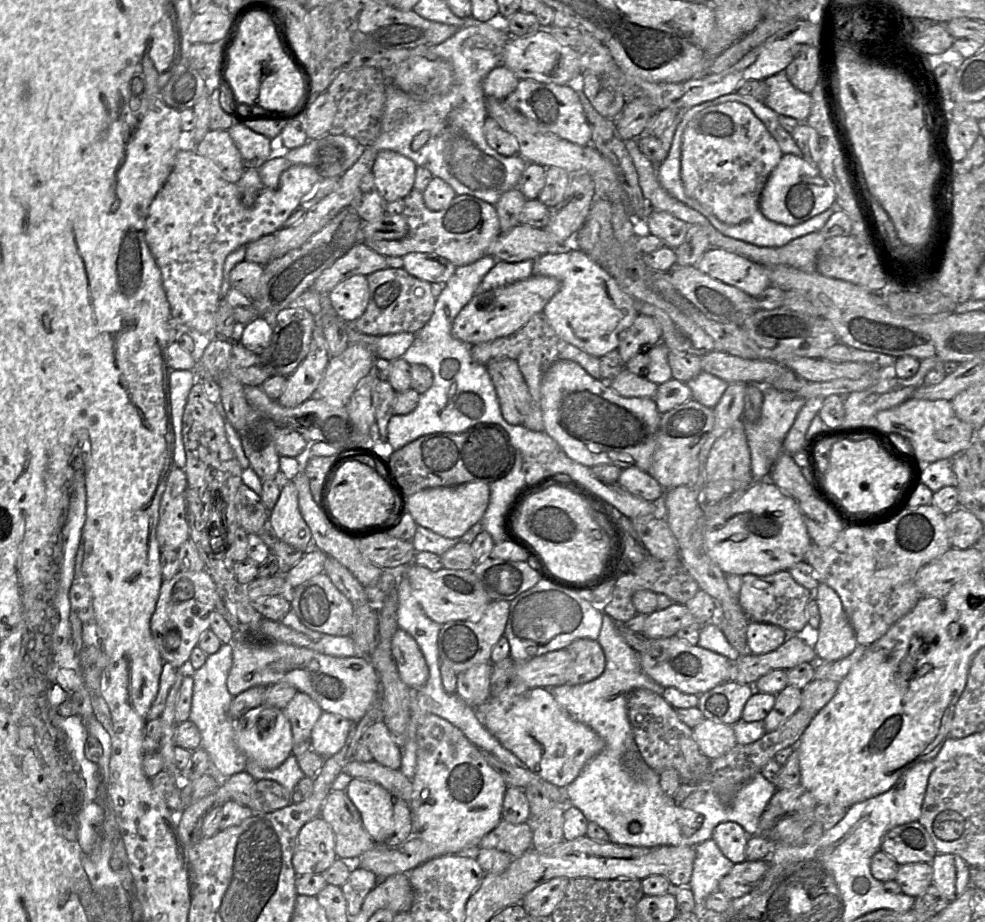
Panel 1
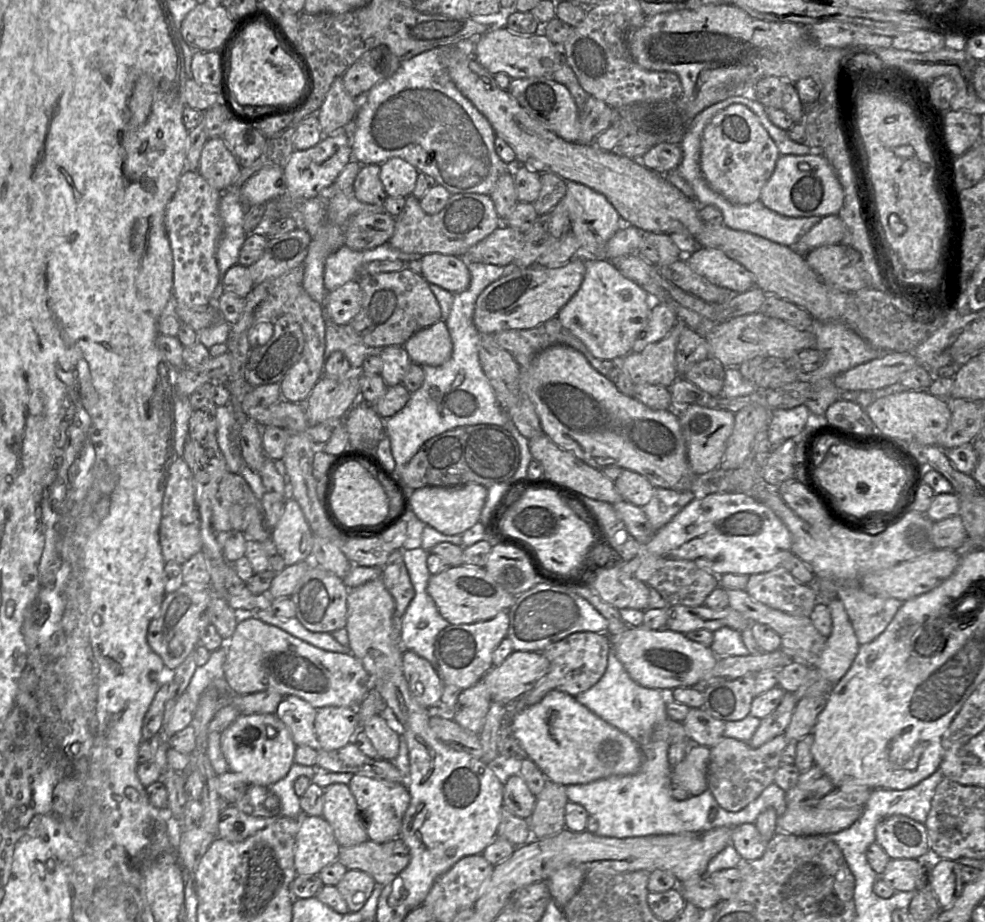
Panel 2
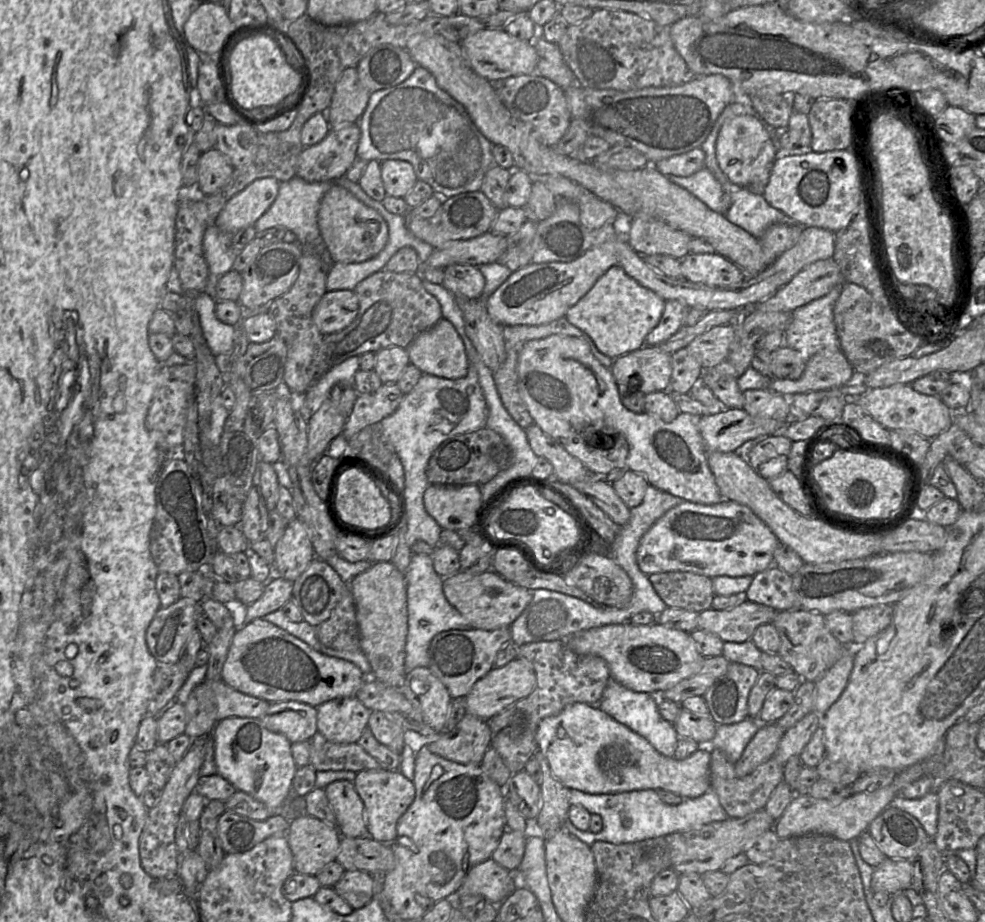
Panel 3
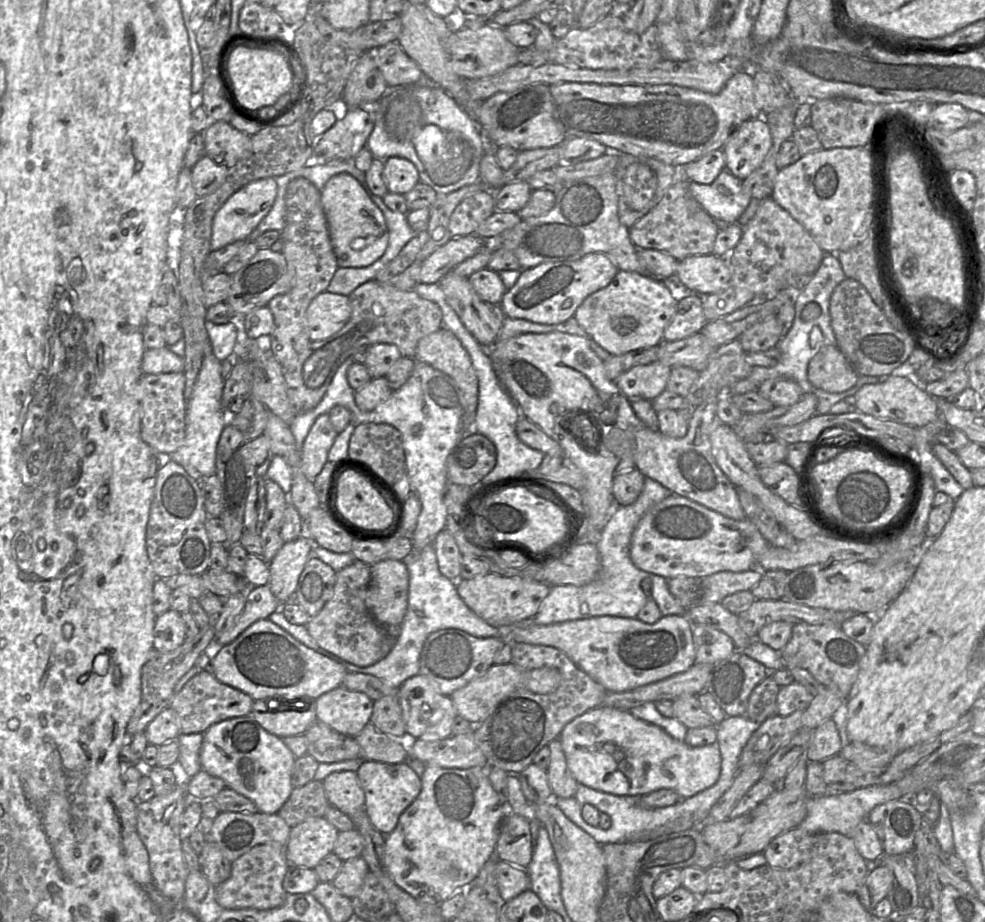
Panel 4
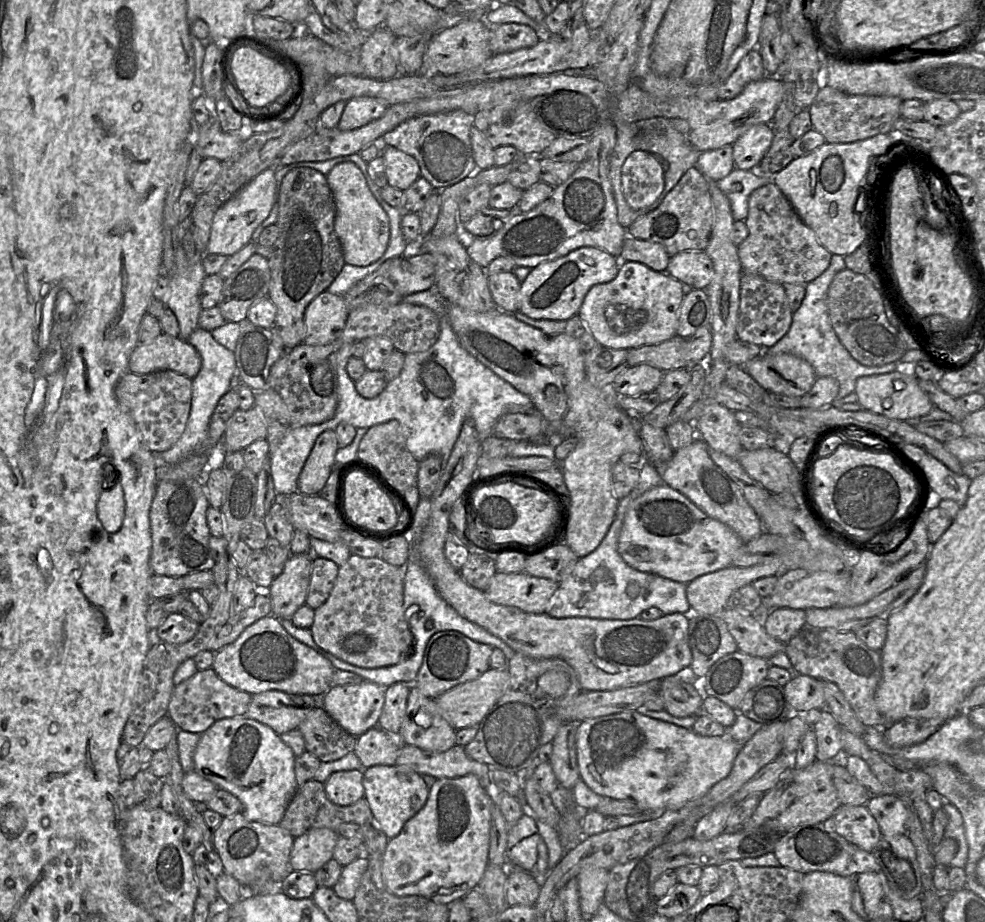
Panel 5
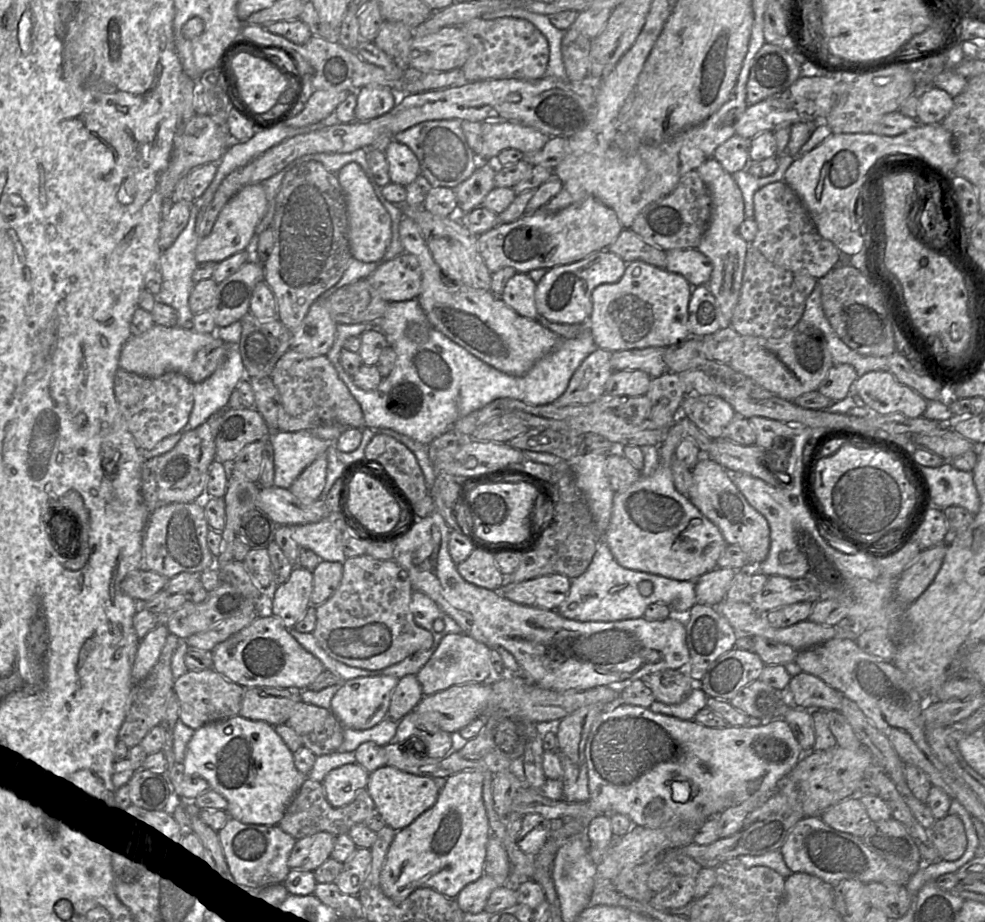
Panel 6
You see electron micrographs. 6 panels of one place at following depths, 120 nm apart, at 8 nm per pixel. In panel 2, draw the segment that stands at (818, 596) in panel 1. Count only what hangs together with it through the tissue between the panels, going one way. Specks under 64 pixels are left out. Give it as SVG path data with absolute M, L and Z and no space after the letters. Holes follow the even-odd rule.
M835 598L827 606L832 618L832 631L816 661L816 668L835 685L849 670L860 645L842 601Z

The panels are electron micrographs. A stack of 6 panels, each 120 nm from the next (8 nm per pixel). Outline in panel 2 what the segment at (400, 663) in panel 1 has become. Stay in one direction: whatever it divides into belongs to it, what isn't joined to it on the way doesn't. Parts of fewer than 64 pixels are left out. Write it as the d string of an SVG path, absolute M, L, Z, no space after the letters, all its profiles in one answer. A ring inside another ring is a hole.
M409 650L403 651L402 660L403 673L413 698L426 709L438 707L444 683L437 671L426 659Z

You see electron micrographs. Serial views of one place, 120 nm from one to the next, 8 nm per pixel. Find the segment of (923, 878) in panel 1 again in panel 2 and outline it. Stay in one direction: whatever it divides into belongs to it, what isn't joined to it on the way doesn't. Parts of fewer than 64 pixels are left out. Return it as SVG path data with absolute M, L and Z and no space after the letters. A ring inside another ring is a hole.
M890 859L882 878L895 891L915 891L918 879L926 872L921 859Z

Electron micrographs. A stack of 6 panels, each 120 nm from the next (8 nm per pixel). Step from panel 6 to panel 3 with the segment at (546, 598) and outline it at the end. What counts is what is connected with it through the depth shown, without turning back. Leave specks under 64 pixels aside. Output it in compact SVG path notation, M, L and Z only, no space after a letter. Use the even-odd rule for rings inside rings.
M491 569L479 574L460 570L443 578L443 593L447 601L467 620L471 628L482 630L510 627L531 602L532 592L507 581Z

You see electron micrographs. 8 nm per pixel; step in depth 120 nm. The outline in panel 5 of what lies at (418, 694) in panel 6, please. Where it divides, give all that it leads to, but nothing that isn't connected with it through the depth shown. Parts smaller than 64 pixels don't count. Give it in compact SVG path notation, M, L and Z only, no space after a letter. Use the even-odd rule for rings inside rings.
M396 682L385 688L385 700L378 726L392 736L399 734L406 713L411 685Z

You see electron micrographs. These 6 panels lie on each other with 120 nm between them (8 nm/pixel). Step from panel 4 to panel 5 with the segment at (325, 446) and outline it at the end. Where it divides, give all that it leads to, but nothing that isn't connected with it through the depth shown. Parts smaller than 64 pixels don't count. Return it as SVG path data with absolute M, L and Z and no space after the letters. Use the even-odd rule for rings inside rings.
M325 430L317 437L298 477L298 492L319 495L333 471L338 448L334 430Z

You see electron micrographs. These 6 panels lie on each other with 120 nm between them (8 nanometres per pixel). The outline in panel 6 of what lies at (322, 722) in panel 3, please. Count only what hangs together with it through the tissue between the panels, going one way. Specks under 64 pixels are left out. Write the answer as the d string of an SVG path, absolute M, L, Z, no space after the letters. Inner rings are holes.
M390 675L356 677L343 682L331 700L330 710L346 728L372 728L388 715L391 695L400 678Z

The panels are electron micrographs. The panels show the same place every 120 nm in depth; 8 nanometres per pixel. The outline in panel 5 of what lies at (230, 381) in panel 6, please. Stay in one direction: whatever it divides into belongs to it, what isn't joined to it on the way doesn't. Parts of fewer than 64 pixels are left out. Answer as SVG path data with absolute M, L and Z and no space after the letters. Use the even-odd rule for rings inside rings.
M225 322L211 332L196 328L187 339L201 357L201 368L192 380L191 407L185 430L170 449L155 454L159 464L176 464L198 452L206 444L211 416L220 398L230 390L230 381L236 372L234 350L239 336L240 323Z

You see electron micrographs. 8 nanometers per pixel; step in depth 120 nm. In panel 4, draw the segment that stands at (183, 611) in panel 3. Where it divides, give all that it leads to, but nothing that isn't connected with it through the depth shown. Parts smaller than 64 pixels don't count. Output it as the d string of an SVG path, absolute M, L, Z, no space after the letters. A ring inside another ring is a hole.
M169 609L156 618L154 626L154 649L161 653L174 651L186 639L186 625L182 614Z

